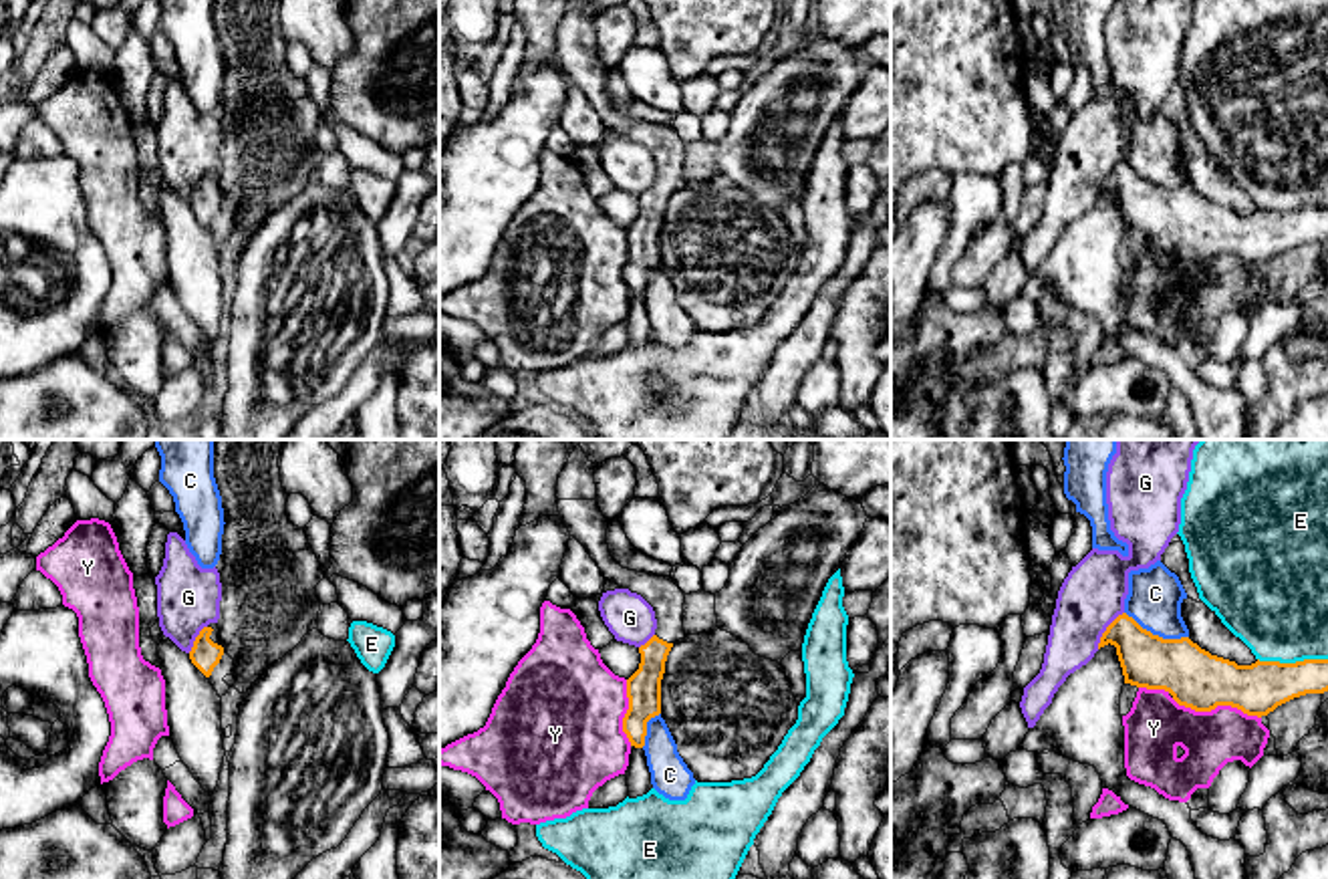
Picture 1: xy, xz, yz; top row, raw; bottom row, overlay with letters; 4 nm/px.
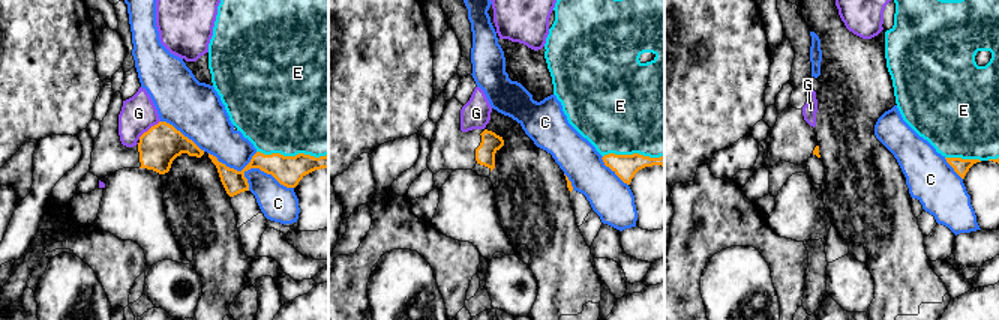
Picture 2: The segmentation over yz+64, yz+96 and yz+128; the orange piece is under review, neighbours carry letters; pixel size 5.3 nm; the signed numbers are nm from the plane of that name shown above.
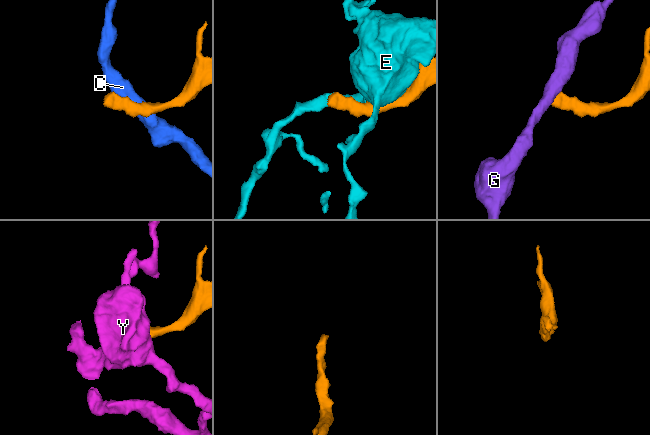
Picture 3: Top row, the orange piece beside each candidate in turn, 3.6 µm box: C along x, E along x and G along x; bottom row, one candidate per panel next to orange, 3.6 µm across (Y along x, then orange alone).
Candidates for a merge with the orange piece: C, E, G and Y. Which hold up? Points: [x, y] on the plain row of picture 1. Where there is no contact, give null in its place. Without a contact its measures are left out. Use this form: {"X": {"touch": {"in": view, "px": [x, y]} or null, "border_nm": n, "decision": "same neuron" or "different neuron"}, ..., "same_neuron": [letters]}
{"C": {"touch": {"in": "yz", "px": [1157, 184]}, "border_nm": 280, "decision": "different neuron"}, "E": {"touch": {"in": "yz", "px": [1292, 212]}, "border_nm": 280, "decision": "different neuron"}, "G": {"touch": {"in": "yz", "px": [1107, 178]}, "border_nm": 190, "decision": "different neuron"}, "Y": {"touch": {"in": "yz", "px": [1216, 255]}, "border_nm": 360, "decision": "different neuron"}, "same_neuron": []}

